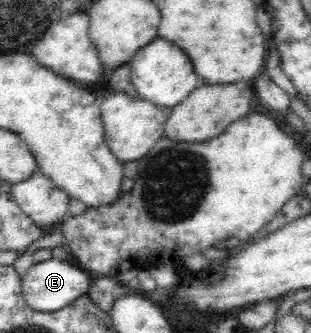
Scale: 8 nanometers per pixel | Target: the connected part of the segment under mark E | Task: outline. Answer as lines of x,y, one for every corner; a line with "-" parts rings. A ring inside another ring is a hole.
54,257
43,262
33,262
27,273
21,277
21,290
26,303
39,312
55,312
87,293
89,287
89,276
84,269

